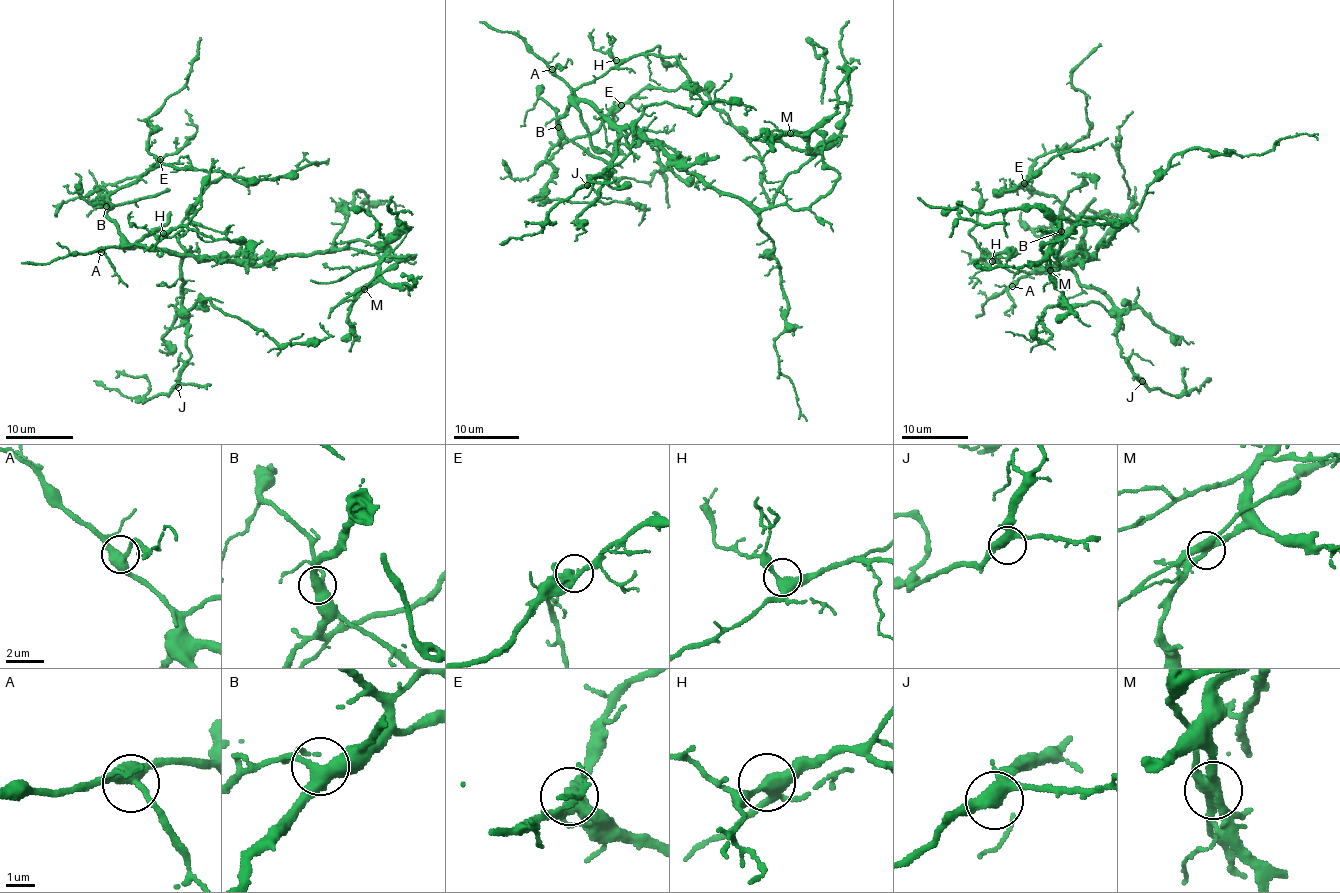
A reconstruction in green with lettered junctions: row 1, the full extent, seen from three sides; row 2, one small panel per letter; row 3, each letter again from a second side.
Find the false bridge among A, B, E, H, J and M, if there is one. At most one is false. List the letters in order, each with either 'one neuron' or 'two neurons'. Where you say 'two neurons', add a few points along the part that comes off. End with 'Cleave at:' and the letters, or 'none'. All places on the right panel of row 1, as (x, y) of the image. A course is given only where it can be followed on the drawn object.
A: one neuron
B: one neuron
E: one neuron
H: one neuron
J: one neuron
M: two neurons; course (1050, 269), (1050, 248), (1057, 235), (1009, 224), (981, 226), (963, 218), (957, 209), (947, 210), (942, 214)
Cleave at: M

